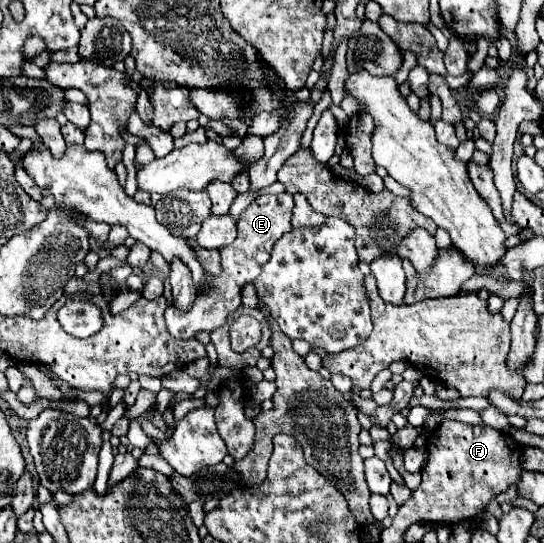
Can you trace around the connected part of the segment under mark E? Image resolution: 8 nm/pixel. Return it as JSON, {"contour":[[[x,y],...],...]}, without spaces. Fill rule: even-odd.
{"contour":[[[279,193],[279,195],[261,195],[257,197],[239,217],[237,239],[221,247],[221,273],[211,275],[207,283],[203,283],[203,291],[197,293],[197,299],[191,307],[191,311],[179,311],[177,307],[167,307],[165,321],[167,329],[177,339],[191,339],[197,331],[213,331],[221,327],[227,317],[241,305],[241,291],[247,283],[253,283],[253,279],[261,273],[261,265],[271,255],[271,249],[281,235],[291,231],[291,211],[293,211],[293,195],[291,193]]]}

